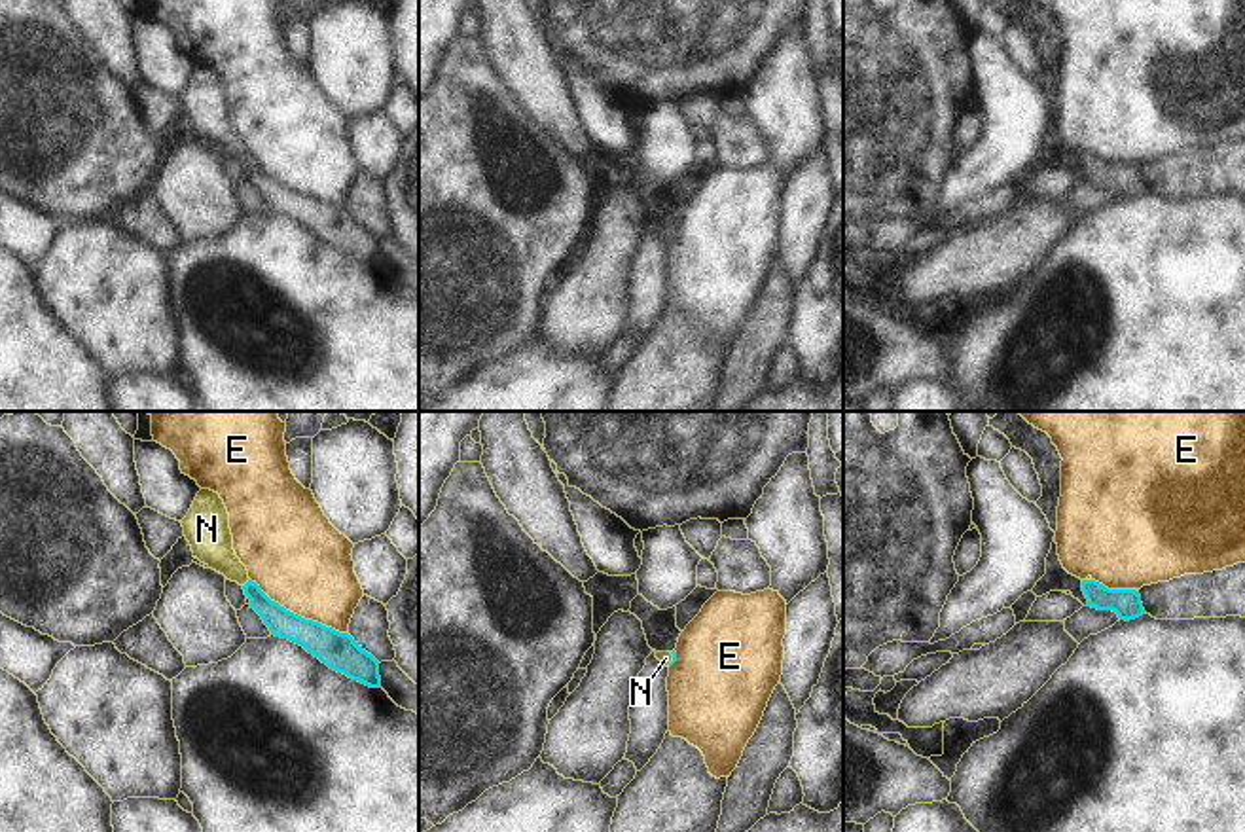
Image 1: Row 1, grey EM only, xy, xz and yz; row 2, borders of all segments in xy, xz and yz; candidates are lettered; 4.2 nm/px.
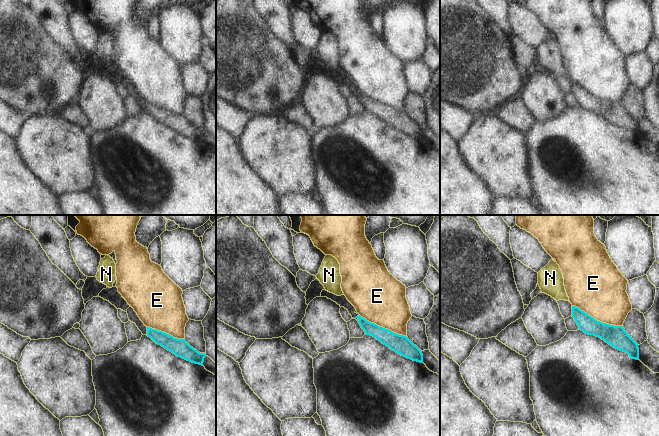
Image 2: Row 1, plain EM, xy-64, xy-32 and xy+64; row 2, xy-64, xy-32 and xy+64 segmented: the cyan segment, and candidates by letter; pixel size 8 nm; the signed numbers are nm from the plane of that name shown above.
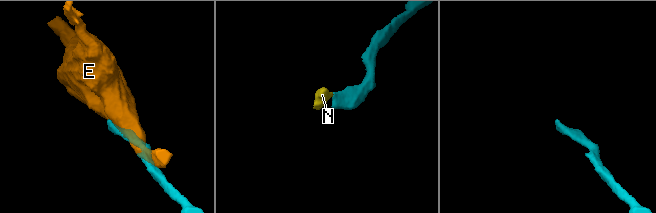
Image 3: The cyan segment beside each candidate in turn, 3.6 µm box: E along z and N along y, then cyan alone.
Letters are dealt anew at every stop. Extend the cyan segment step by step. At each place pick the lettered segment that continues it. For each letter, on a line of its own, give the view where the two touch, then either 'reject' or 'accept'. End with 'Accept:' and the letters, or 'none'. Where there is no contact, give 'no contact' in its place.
E: xy | reject
N: xy | accept
Accept: N

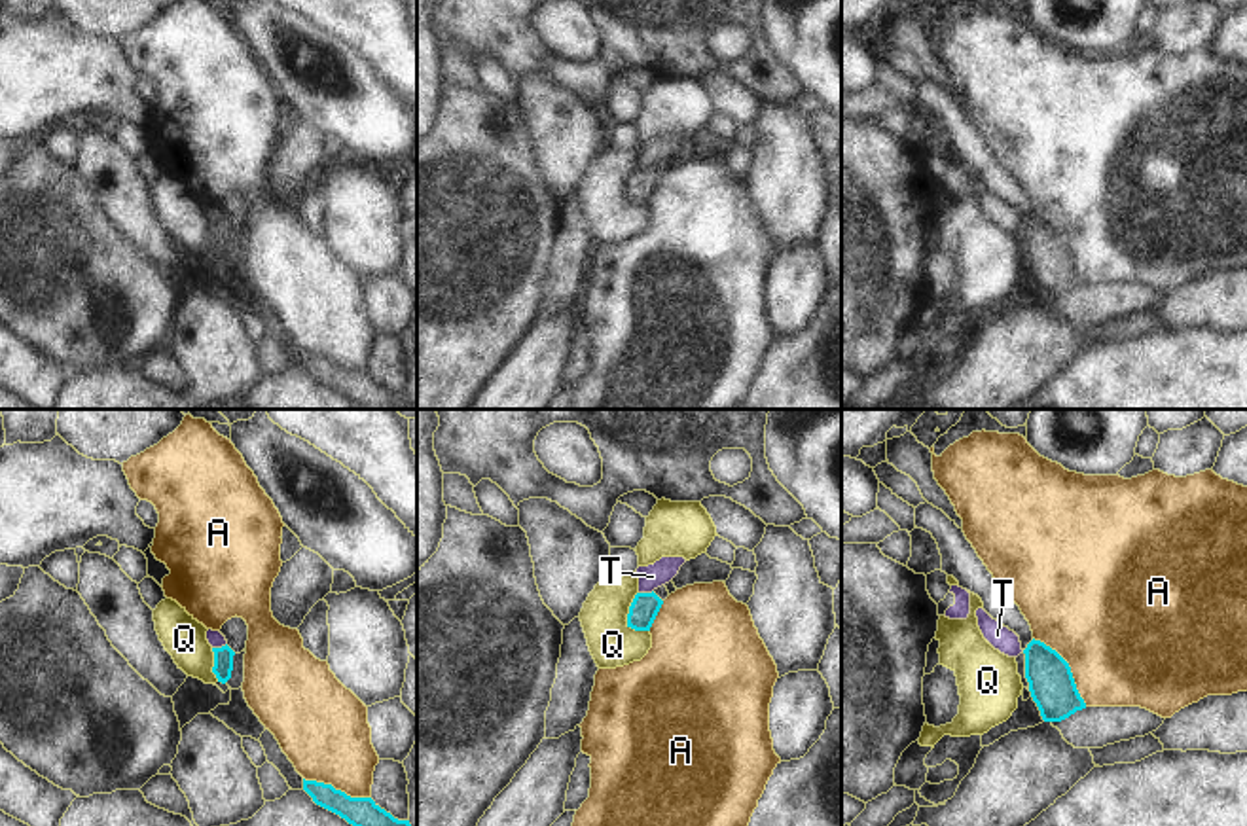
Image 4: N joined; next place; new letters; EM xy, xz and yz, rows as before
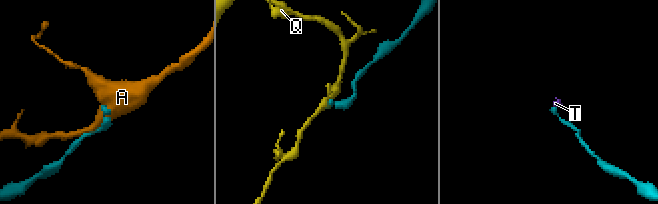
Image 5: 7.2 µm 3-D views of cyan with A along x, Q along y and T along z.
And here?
A: yz | reject
Q: xz | reject
T: xy | reject
Accept: none

